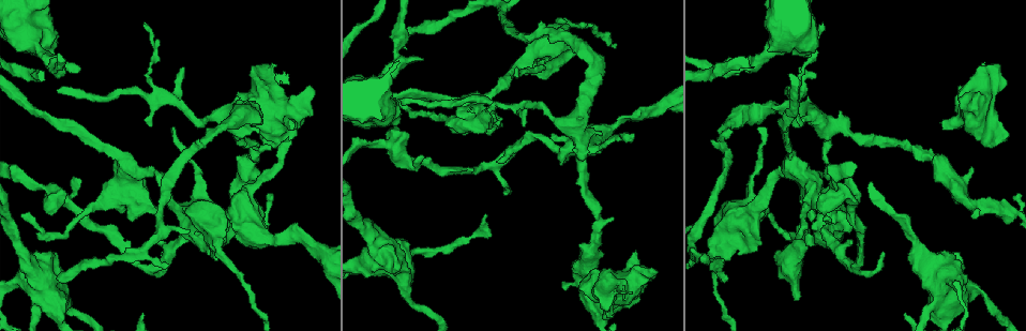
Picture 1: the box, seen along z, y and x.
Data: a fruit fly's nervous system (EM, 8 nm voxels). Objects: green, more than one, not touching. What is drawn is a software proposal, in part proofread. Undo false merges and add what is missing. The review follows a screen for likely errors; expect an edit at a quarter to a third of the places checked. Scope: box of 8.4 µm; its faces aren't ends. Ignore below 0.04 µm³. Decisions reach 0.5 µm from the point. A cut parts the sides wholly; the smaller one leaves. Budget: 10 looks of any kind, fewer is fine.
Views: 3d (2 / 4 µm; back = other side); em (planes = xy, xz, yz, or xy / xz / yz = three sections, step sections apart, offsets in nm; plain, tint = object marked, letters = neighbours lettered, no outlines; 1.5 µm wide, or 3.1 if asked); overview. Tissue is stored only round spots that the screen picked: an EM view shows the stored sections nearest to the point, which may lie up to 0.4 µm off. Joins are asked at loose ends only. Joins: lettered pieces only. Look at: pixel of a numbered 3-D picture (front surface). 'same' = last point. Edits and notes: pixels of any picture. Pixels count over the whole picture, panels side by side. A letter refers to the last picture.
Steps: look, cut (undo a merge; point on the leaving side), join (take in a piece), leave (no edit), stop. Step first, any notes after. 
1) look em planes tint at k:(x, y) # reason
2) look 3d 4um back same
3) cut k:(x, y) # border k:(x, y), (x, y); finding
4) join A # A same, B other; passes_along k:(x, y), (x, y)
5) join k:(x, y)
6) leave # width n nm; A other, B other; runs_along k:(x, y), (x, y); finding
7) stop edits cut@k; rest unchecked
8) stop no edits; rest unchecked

look 3d 4um at 1:(634, 252) # free end

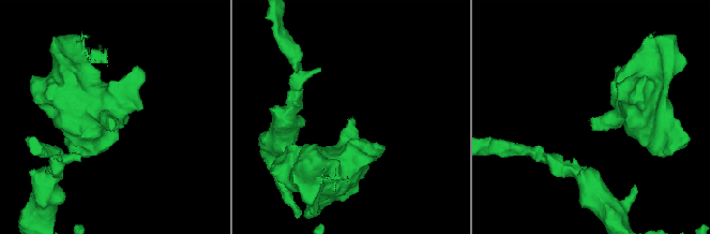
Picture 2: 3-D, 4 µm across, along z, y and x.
look em planes letters at 2:(115, 122) # shape alone is not enough

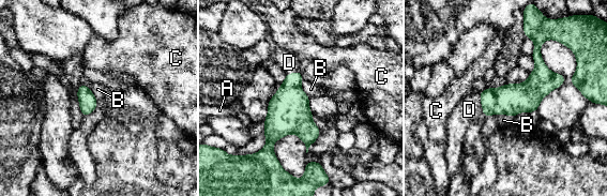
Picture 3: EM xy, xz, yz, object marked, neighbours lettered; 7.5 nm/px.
join D # A other, B other, C other, D same; passes_along 3:(511, 99), (481, 104), (469, 109); the neuron continues

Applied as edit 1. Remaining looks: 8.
look overview # redraw

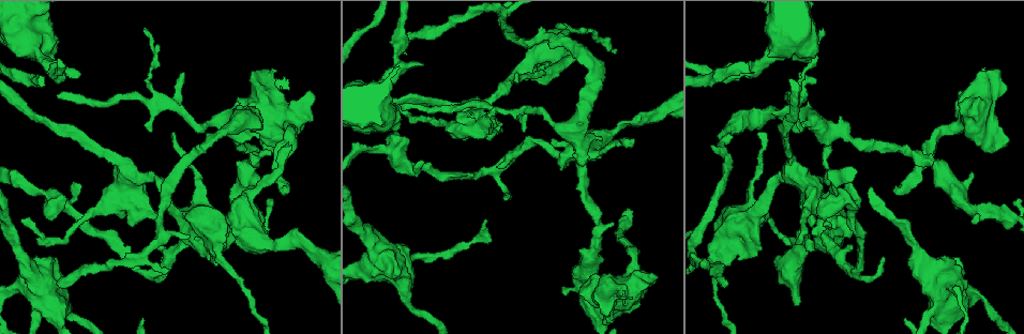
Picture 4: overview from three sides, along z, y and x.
look em yz step 4 tint at 4:(566, 288) # an open end

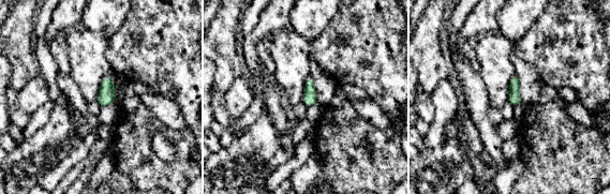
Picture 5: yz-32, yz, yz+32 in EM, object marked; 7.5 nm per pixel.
look em planes letters same

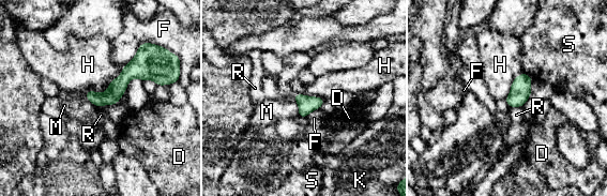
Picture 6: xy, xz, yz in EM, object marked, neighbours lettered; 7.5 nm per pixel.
leave # longest_contact H 380 nm; D other, F other, H other, K other, M other, R other, S other; no lettered piece goes on from it

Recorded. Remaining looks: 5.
look 3d 4um at 4:(801, 129) # tapers out

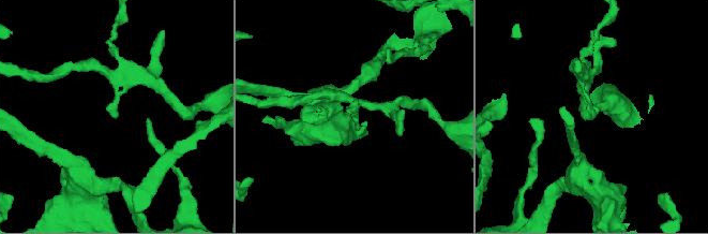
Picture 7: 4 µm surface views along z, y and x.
look em planes plain at 7:(596, 114)

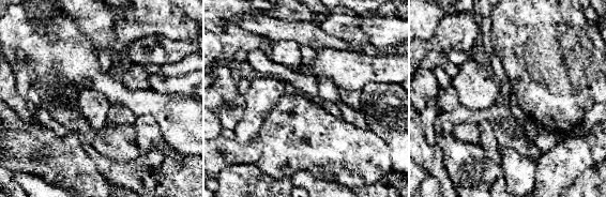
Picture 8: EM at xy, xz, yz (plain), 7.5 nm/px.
look em planes letters same

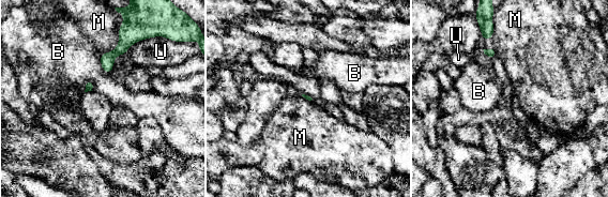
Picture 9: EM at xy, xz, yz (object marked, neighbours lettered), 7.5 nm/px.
leave # B other, M other, U other; border 9:(118, 44), (110, 51), (100, 56); none of them fits

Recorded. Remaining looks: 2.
look em planes letters at 4:(38, 319) # sudden change in width

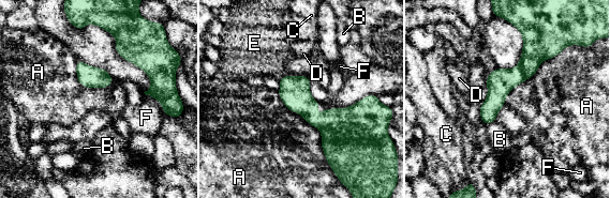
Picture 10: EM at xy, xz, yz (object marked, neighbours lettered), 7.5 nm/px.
leave # width 60 nm; A other, B other, C other, D other, E other, F other; border 10:(277, 91), (318, 130), (325, 155); continuous, no second neuron

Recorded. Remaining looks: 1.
stop edits join@3; rest unchecked

